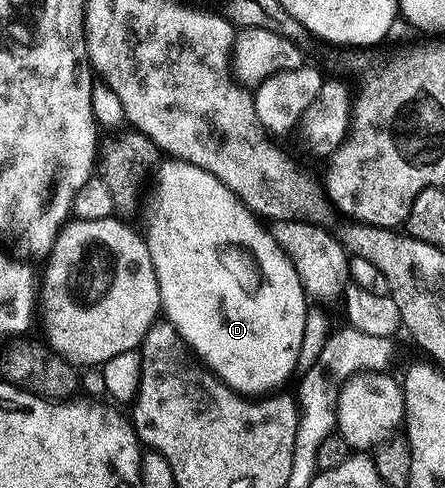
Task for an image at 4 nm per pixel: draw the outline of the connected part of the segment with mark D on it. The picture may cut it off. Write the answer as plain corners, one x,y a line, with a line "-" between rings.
162,160
153,174
154,183
150,191
149,186
145,191
140,214
142,210
146,247
152,256
165,321
173,324
199,359
210,358
214,366
218,366
218,362
238,362
238,366
242,366
242,354
246,354
246,362
254,362
254,366
262,366
262,362
270,366
270,362
274,362
274,358
270,358
270,346
274,346
274,338
282,338
282,334
294,334
294,346
301,346
308,295
302,289
296,268
276,244
273,233
254,219
255,211
239,202
228,187
204,172
204,168

